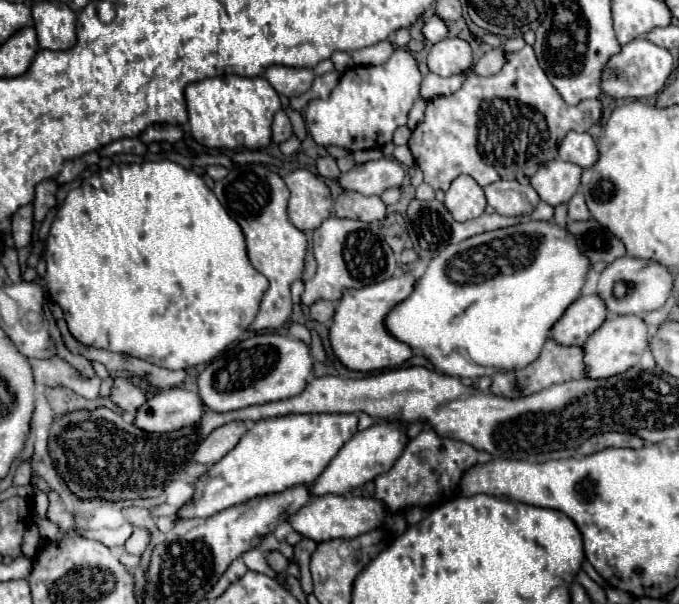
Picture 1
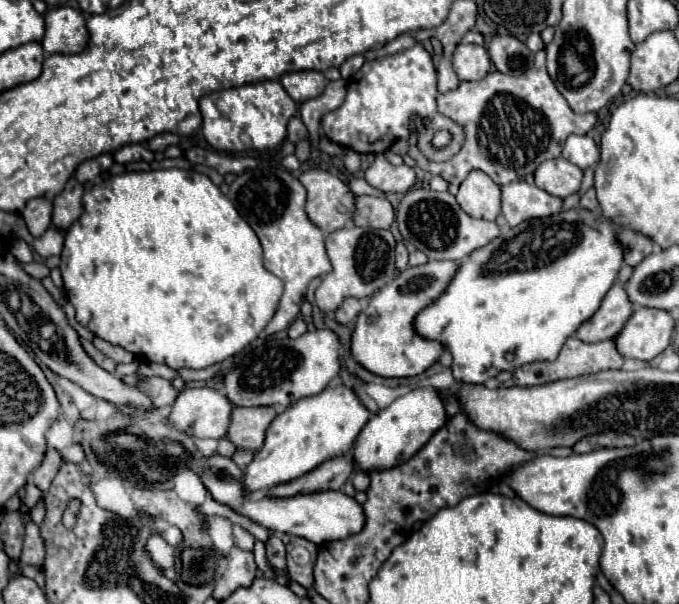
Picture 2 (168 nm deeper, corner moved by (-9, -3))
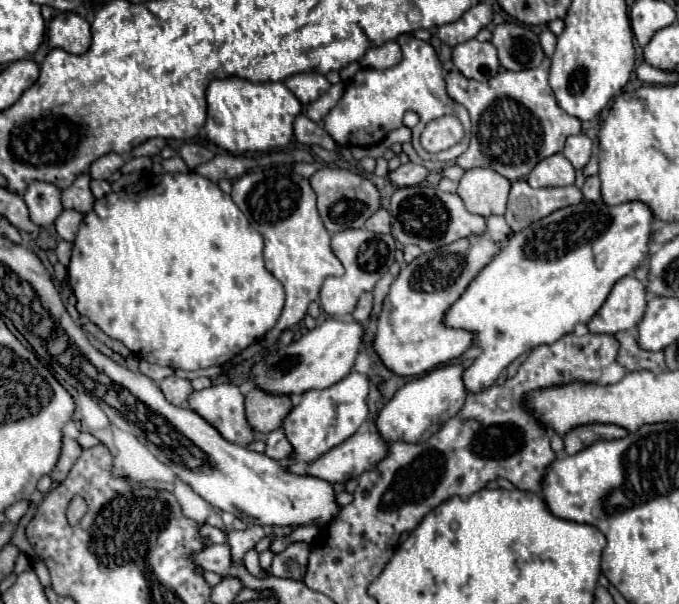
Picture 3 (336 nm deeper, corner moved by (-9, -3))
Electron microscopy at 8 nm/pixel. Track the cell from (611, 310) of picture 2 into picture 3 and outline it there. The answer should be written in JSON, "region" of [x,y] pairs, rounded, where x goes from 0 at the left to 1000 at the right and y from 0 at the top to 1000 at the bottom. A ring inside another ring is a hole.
{"region":[[[922,455],[913,462],[881,518],[869,528],[869,551],[895,551],[904,555],[910,548],[925,548],[940,538],[951,512],[951,478],[948,472]]]}

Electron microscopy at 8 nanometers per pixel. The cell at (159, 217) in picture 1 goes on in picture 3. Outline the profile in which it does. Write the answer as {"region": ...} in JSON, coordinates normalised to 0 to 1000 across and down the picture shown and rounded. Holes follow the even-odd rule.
{"region":[[[242,286],[218,296],[209,310],[180,313],[177,320],[159,320],[138,333],[138,343],[124,356],[112,396],[106,402],[100,465],[115,495],[112,502],[115,518],[133,528],[138,538],[144,538],[165,561],[183,568],[203,594],[230,604],[247,604],[253,611],[289,614],[339,598],[356,578],[383,565],[392,555],[392,548],[398,548],[409,531],[412,515],[418,508],[418,478],[415,469],[409,469],[409,462],[404,462],[404,455],[389,442],[386,412],[389,412],[386,389],[380,389],[380,382],[365,369],[362,356],[356,356],[356,349],[348,343],[342,326],[330,320],[318,303],[292,286]]]}

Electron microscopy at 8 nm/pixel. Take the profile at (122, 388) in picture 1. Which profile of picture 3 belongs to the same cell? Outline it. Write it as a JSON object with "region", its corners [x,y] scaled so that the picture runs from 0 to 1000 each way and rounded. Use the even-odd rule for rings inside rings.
{"region":[[[256,621],[239,627],[239,631],[233,634],[233,641],[236,641],[236,647],[242,651],[242,657],[244,657],[253,671],[262,671],[262,674],[265,674],[265,671],[274,671],[277,654],[283,651],[280,631],[265,627],[265,624],[256,624]]]}

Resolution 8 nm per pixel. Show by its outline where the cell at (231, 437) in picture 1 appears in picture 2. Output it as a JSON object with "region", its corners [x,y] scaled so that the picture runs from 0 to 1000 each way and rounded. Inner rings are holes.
{"region":[[[345,674],[336,727],[351,743],[383,743],[392,710],[409,684],[404,674]]]}

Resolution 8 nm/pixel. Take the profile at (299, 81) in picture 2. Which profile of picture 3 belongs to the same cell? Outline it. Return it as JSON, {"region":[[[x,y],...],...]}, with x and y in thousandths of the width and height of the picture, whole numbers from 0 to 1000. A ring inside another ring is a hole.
{"region":[[[454,118],[454,121],[436,121],[430,127],[424,127],[418,134],[418,141],[439,161],[439,167],[445,174],[459,171],[462,164],[468,164],[474,154],[483,151],[486,137],[477,124],[465,121],[465,118]]]}

